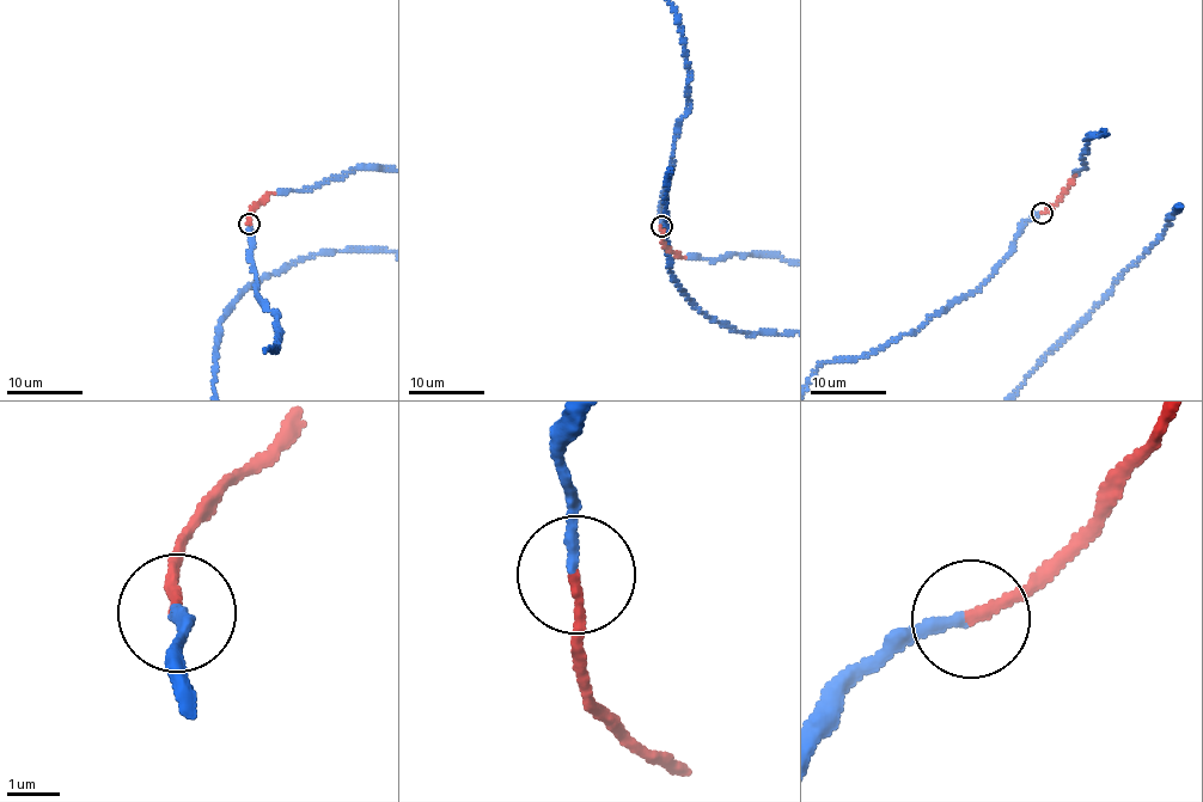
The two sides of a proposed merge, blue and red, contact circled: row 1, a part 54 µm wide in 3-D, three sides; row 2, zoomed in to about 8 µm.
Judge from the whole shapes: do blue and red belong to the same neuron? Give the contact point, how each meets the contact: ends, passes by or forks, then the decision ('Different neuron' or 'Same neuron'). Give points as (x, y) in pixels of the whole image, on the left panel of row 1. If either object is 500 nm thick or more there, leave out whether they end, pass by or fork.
Place: (249, 224). At the ring blue ends. At the ring red ends. Same neuron

